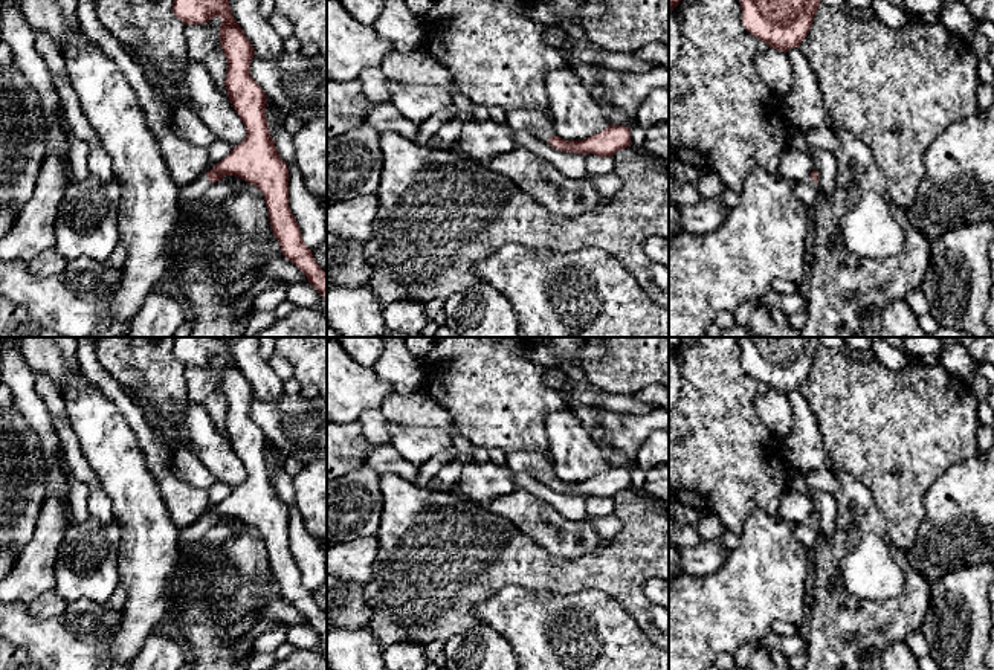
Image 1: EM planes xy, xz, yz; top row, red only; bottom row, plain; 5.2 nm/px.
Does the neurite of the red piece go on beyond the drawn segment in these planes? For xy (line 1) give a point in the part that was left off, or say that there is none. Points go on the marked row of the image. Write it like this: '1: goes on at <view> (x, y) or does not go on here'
1: goes on at xy (188, 194)

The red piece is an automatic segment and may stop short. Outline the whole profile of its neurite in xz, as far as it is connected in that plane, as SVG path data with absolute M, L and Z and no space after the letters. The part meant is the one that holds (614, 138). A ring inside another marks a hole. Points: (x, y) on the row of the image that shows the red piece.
M611 124L603 131L582 140L565 140L541 130L527 131L544 142L548 142L556 150L583 156L595 154L599 157L612 157L614 153L631 147L631 130L624 125Z

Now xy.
M174 0L173 12L183 24L203 24L214 17L221 18L220 44L228 61L224 85L234 110L246 127L246 139L221 162L197 180L179 186L180 208L197 203L209 185L224 176L252 183L264 195L270 227L282 255L307 276L321 296L327 298L327 273L318 266L311 249L304 244L299 224L289 206L289 168L269 131L266 93L250 76L255 52L232 15L229 0Z

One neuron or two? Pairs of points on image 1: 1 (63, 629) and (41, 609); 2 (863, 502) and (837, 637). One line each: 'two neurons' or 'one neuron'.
1: two neurons
2: one neuron

